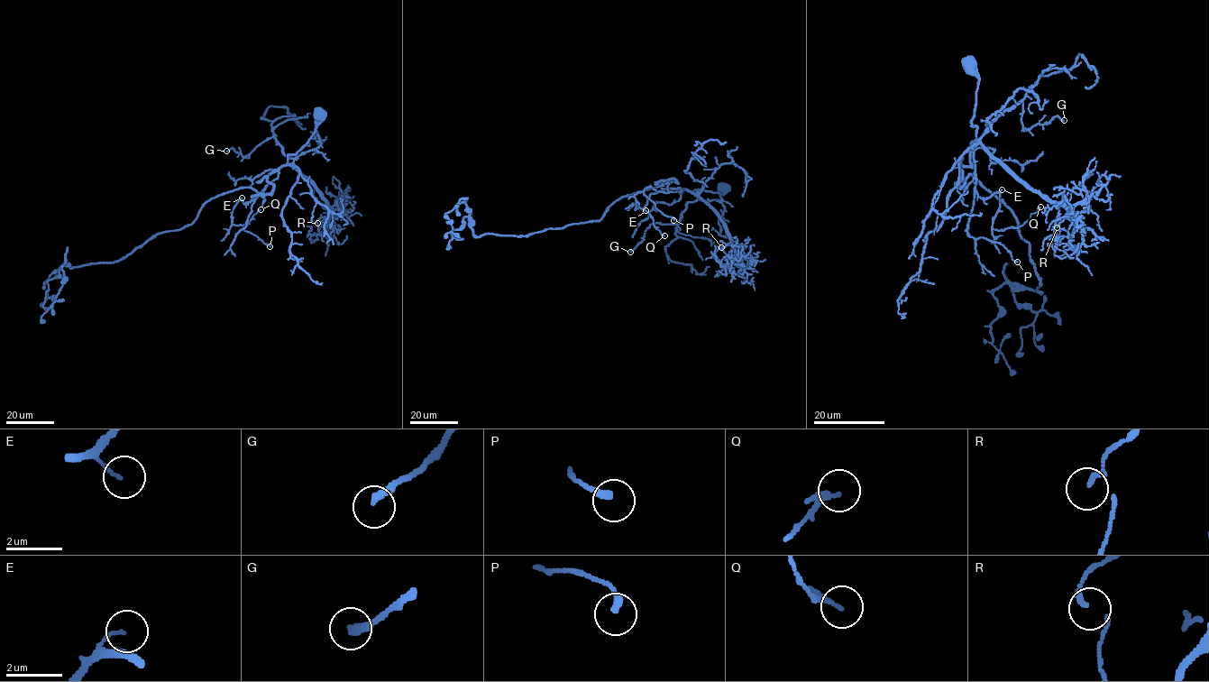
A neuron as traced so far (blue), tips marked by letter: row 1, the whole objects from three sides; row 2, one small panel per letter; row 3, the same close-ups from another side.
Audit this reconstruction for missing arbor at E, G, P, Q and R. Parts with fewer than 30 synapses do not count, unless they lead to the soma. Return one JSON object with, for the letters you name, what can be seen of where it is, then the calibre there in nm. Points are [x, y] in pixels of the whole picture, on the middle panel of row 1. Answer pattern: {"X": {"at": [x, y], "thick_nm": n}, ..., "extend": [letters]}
{"extend": []}

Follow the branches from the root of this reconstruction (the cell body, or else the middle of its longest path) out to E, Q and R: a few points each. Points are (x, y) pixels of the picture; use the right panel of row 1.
E: (968, 64), (979, 76), (972, 118), (976, 127), (972, 144), (975, 191), (981, 198), (987, 198), (1002, 189)
Q: (968, 64), (979, 76), (972, 118), (975, 191), (981, 198), (999, 194), (993, 227), (1019, 227), (1040, 207)
R: (968, 64), (979, 76), (972, 118), (976, 138), (1020, 179), (1069, 212), (1070, 217), (1064, 218), (1057, 227)

